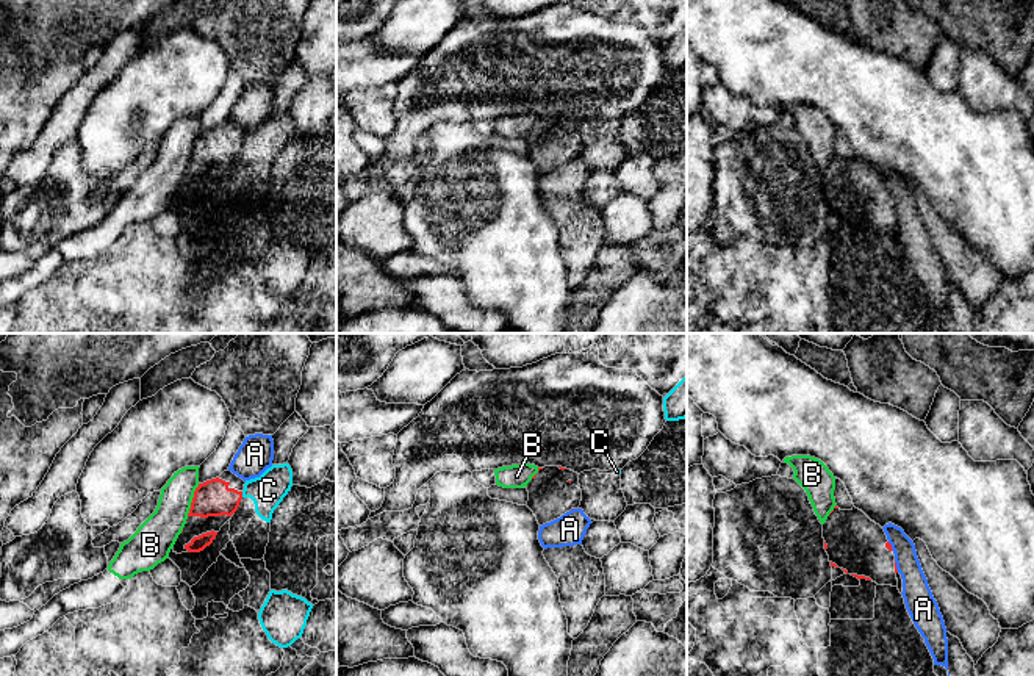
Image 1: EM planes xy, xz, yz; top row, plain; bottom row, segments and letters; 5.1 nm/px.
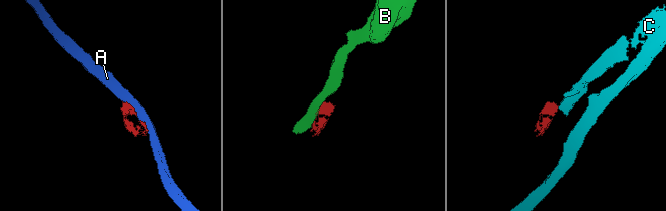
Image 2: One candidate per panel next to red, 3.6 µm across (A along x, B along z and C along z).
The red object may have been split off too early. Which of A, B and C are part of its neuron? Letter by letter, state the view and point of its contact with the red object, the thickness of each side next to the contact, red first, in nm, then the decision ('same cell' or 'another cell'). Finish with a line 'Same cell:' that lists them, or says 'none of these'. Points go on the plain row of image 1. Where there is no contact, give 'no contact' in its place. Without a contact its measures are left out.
A: yz (895, 216) | 20/150 nm | another cell
B: xy (193, 149) | 190/190 nm | another cell
C: xy (241, 144) | 190/170 nm | another cell
Same cell: none of these

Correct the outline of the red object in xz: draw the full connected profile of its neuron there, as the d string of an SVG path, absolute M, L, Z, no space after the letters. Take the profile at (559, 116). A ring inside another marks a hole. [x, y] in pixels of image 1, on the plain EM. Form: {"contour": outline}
{"contour": "M562 116L538 117L526 138L529 141L527 156L540 175L579 158L582 150L579 124Z"}

